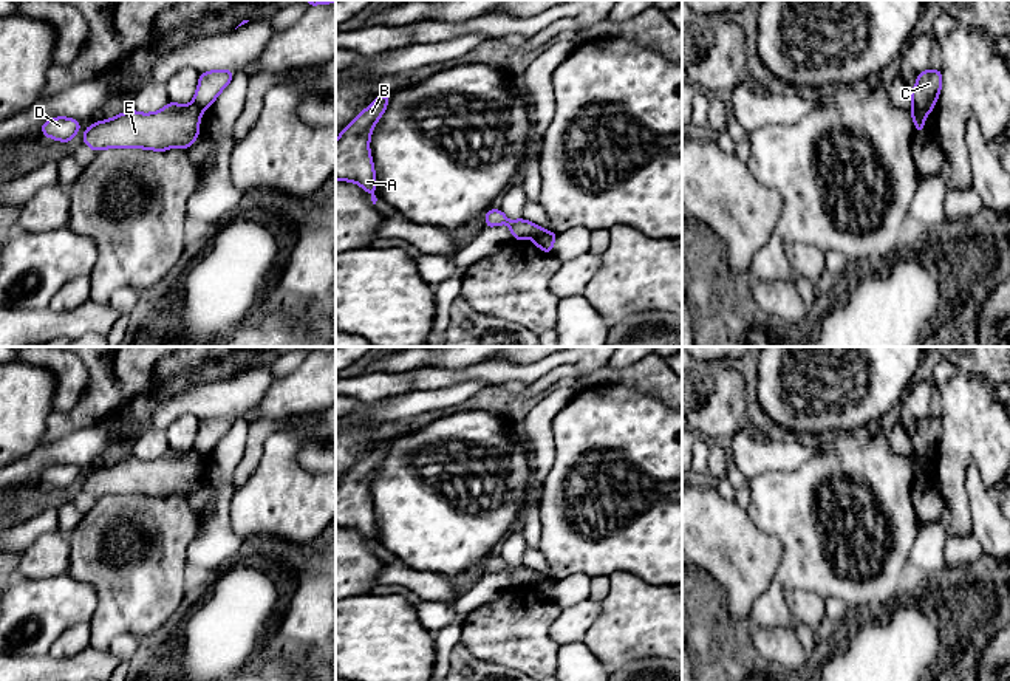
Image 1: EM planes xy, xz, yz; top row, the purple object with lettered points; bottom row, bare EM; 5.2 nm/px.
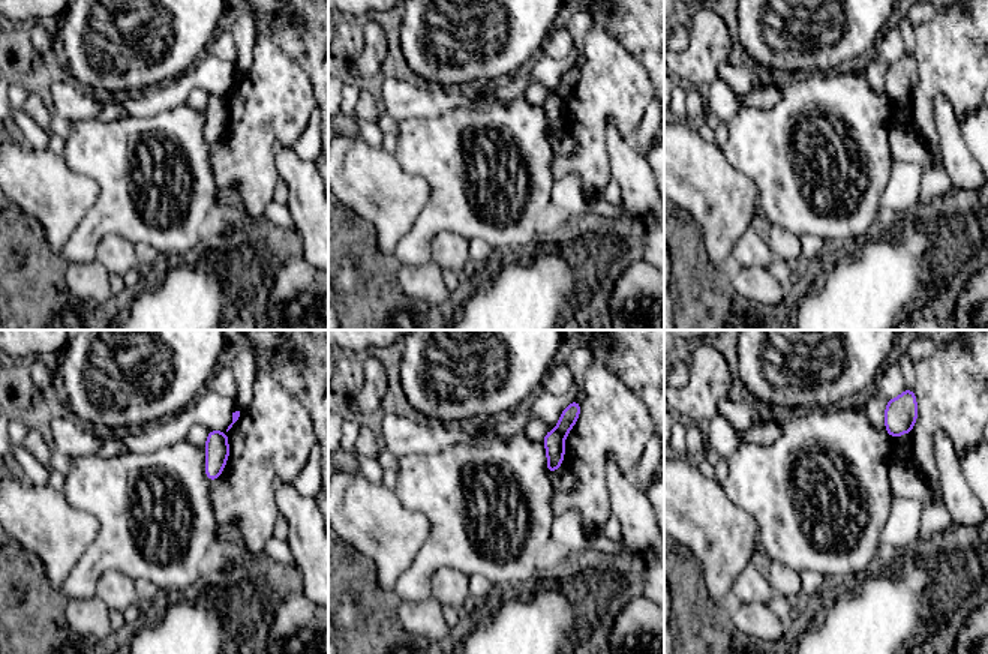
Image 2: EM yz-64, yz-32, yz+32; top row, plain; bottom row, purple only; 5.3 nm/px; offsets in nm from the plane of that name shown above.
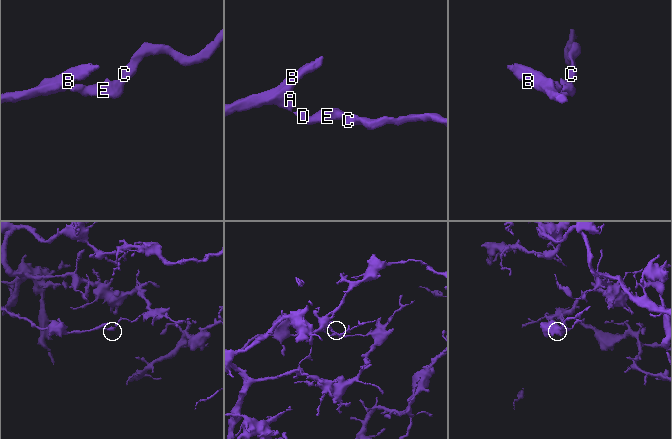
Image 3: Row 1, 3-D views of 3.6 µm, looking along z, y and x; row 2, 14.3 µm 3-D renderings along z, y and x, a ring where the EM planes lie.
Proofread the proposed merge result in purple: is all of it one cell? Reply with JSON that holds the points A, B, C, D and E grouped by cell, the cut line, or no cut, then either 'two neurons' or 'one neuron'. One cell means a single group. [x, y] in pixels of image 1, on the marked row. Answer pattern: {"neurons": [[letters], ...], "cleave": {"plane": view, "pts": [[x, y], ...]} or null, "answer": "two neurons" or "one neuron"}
{"neurons": [["A", "B", "D", "E"], ["C"]], "cleave": {"plane": "xz", "pts": [[545, 231], [534, 240]]}, "answer": "two neurons"}

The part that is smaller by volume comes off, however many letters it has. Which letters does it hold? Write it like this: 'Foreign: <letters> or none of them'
Foreign: A, B, D, E

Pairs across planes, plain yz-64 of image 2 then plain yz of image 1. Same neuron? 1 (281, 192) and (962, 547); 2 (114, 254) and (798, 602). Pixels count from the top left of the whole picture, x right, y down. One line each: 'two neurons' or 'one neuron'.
1: one neuron
2: one neuron

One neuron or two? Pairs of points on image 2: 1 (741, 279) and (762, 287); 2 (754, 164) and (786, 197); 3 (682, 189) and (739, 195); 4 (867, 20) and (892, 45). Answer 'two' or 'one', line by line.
1: one
2: one
3: one
4: two

